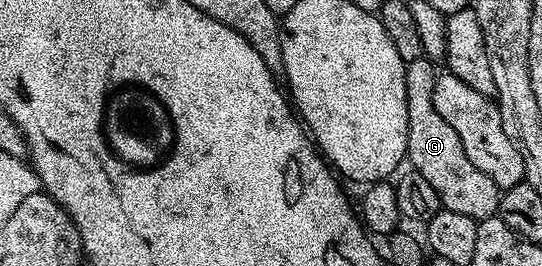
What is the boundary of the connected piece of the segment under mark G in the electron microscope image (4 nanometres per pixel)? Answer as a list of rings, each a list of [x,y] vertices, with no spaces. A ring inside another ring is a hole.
[[[419,58],[407,63],[404,68],[406,76],[406,116],[408,117],[408,152],[407,161],[411,169],[417,170],[425,180],[438,192],[441,207],[450,212],[462,212],[462,216],[470,216],[477,220],[491,218],[500,209],[501,190],[481,172],[474,168],[470,156],[466,156],[466,148],[462,148],[462,140],[458,140],[458,132],[442,120],[438,108],[434,108],[434,84],[438,73],[437,63],[428,58]]]

